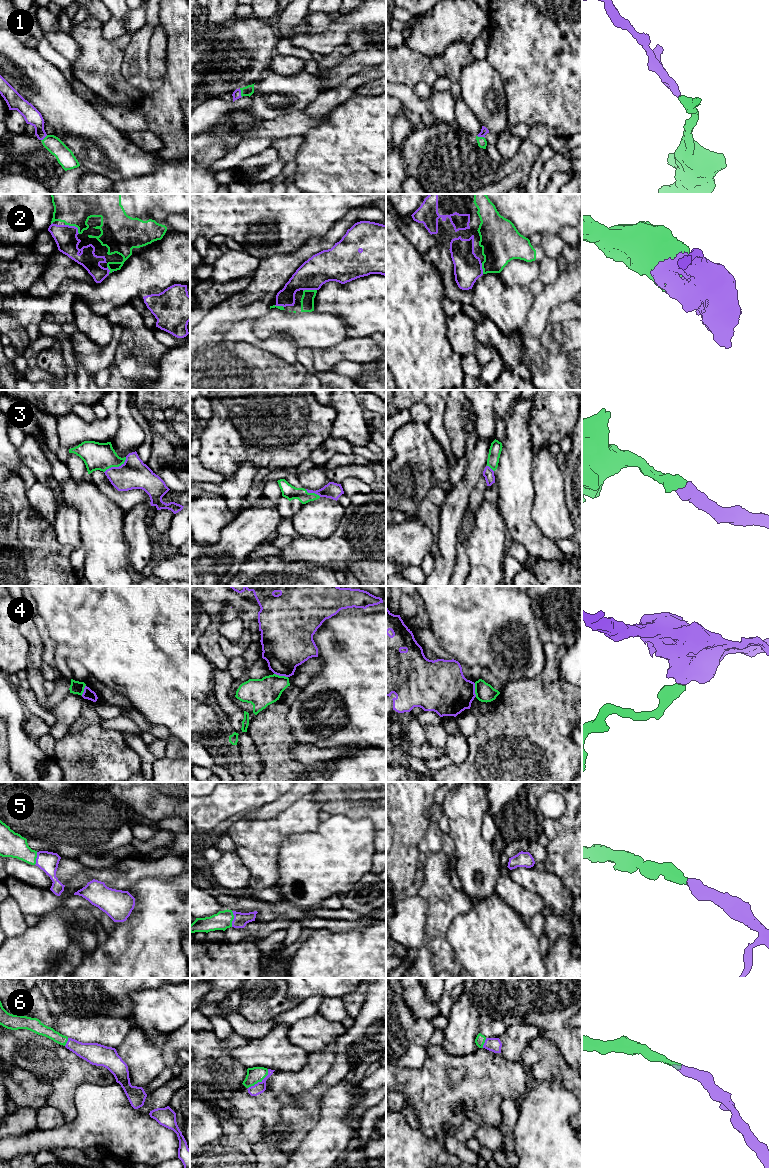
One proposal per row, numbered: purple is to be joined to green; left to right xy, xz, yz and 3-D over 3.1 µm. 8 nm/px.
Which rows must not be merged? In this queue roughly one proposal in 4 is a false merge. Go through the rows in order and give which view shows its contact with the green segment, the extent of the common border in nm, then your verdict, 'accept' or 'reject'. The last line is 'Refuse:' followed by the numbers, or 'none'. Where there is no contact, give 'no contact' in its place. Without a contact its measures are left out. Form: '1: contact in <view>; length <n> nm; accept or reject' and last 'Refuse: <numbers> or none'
1: contact in xz; length 80 nm; accept
2: contact in xy; length 140 nm; accept
3: contact in xy; length 220 nm; accept
4: contact in xz; length 120 nm; reject
5: contact in xz; length 130 nm; accept
6: contact in xz; length 220 nm; accept
Refuse: 4

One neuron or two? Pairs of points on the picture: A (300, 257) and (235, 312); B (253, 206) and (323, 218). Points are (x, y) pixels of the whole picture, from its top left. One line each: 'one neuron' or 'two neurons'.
A: one neuron
B: one neuron

